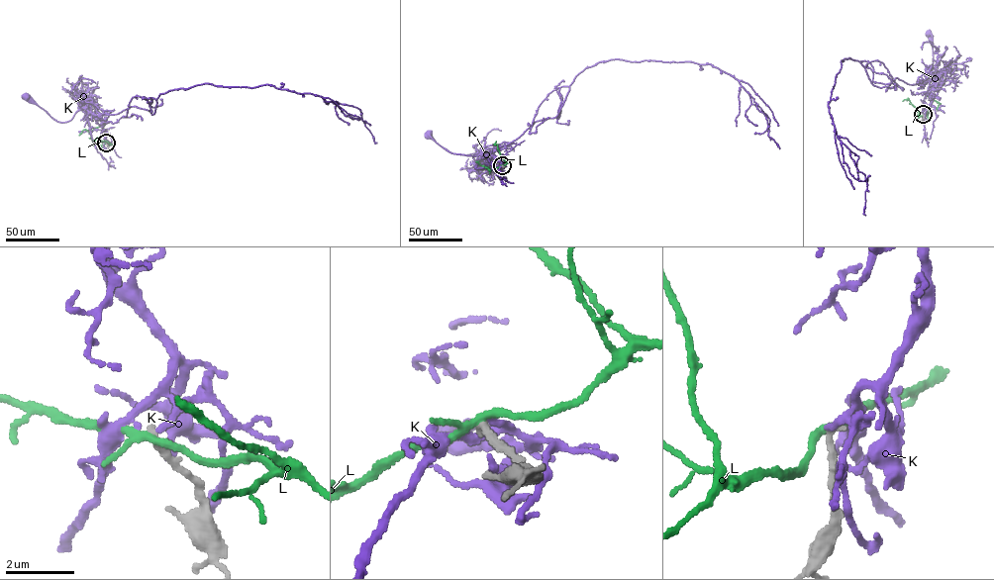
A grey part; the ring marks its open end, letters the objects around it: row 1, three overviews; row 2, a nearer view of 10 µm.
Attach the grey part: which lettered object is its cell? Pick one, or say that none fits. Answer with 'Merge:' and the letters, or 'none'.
Merge: none

